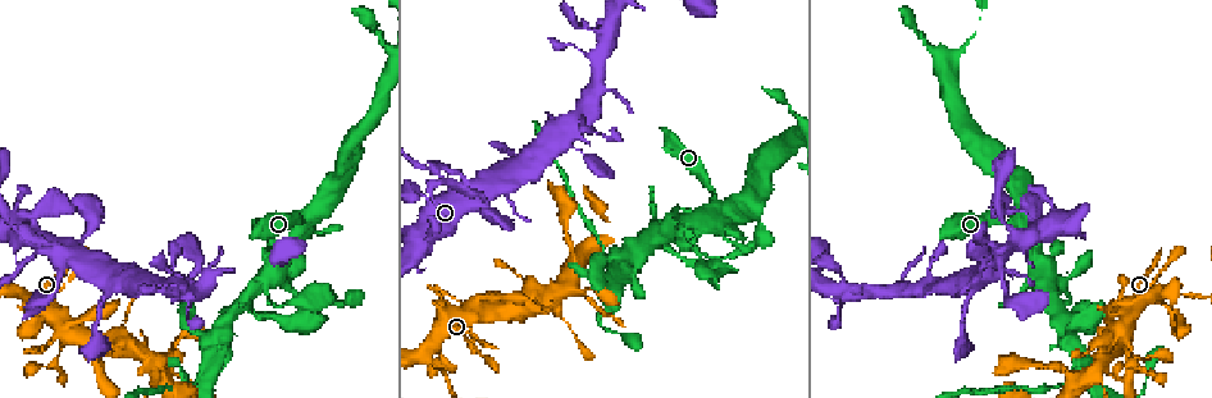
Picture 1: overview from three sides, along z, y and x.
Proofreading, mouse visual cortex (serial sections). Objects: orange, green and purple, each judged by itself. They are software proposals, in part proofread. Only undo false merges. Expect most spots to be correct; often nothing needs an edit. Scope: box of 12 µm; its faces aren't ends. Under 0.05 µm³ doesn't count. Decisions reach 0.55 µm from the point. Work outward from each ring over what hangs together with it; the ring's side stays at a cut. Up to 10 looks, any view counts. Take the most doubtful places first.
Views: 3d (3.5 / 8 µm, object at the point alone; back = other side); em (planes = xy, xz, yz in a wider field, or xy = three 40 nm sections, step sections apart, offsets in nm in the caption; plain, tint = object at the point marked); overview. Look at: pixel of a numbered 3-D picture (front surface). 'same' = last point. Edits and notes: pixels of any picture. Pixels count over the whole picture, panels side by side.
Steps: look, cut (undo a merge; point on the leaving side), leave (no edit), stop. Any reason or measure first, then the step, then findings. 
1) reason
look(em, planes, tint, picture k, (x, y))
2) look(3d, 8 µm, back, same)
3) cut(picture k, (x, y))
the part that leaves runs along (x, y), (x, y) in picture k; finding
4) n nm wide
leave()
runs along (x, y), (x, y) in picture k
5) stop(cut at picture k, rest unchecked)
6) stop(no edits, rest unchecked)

sharp bend
look(3d, 8 µm, picture 1, (979, 253))

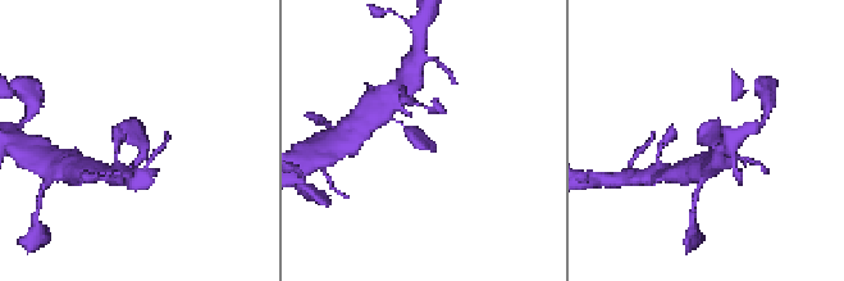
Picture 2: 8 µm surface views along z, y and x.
look(3d, 3.5 µm, picture 2, (139, 142))

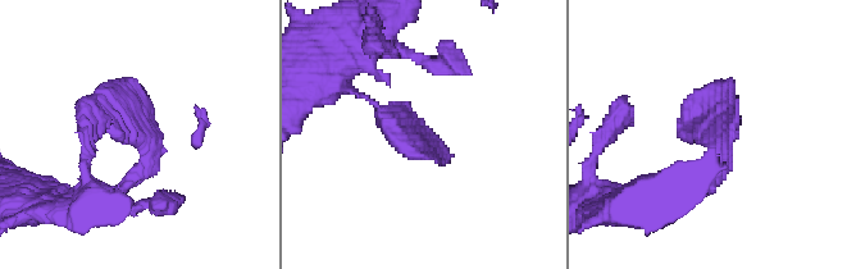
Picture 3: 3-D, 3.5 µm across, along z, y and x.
need the tissue
look(em, xy, step 3, tint, picture 3, (424, 137))

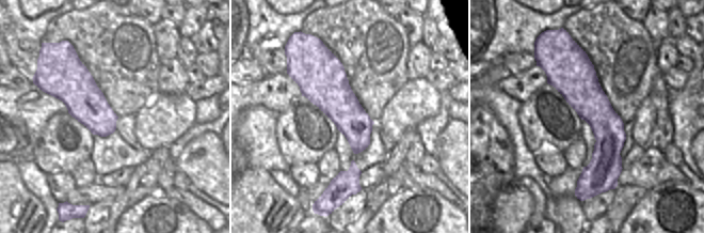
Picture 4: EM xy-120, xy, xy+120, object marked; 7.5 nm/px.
leave()
runs along (574, 49), (604, 121), (588, 186) in picture 4; continuous, no second cell

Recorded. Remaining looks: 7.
narrows sharply
look(3d, 3.5 µm, picture 1, (57, 356))

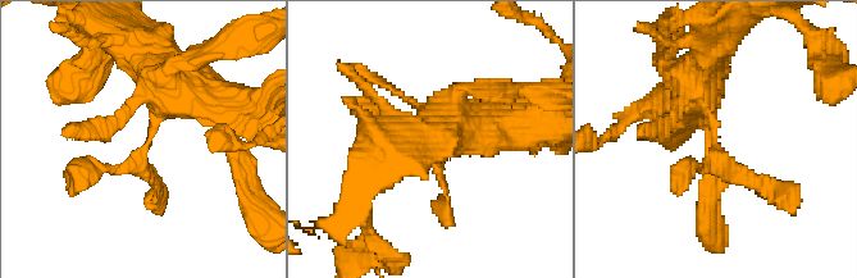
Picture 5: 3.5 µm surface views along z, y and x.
shape alone is not enough
look(em, xy, step 1, tint, picture 5, (715, 143))

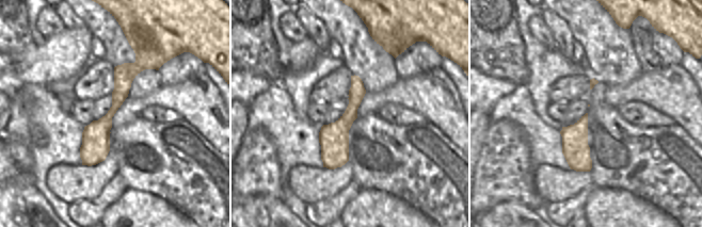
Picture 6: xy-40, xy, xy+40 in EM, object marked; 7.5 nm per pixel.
look(em, xy, step 3, tint, same)

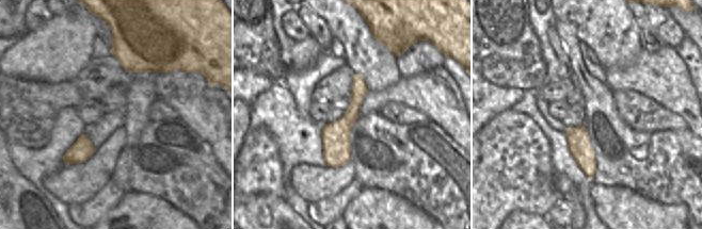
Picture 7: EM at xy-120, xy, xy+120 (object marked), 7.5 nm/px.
220 nm wide
leave()
runs along (357, 77), (353, 112), (328, 163) in picture 7; all the same cell

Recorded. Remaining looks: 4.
two arms at a narrow angle
look(3d, 3.5 µm, picture 1, (1014, 222))

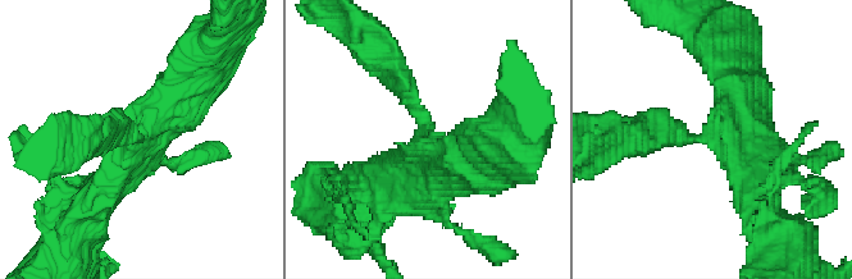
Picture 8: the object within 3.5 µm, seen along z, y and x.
now the EM
look(em, xy, step 1, tint, picture 8, (716, 141))

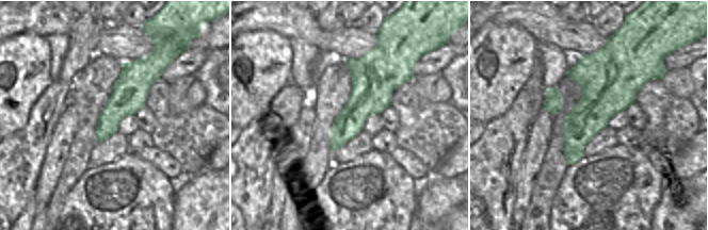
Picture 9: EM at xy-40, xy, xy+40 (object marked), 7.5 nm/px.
leave()
runs along (149, 61), (98, 138) in picture 9; all the same cell

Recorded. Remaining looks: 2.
narrows sharply
look(3d, 8 µm, picture 1, (605, 248))

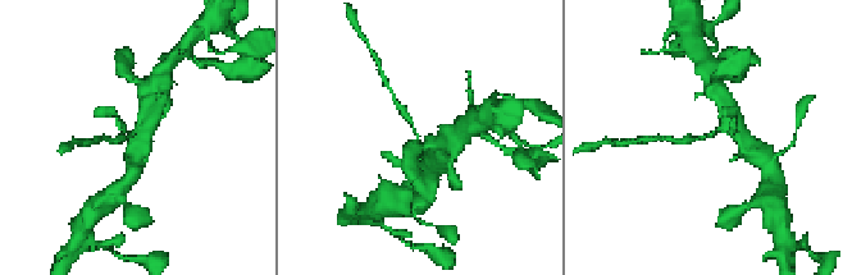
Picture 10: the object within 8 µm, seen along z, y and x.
zoom in
look(3d, 3.5 µm, picture 10, (417, 135))

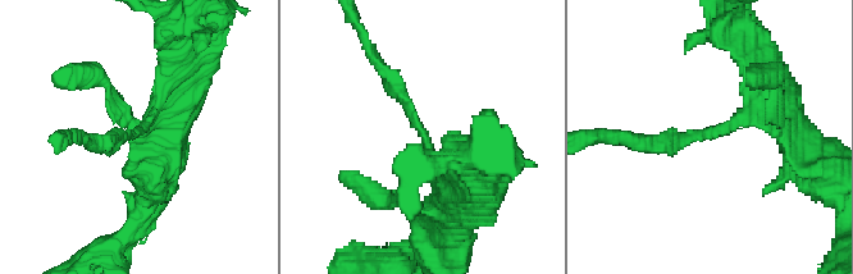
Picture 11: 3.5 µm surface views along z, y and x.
arms of 200, 300 nm
cut(picture 11, (687, 140))
the part that leaves runs along (728, 126), (656, 145), (629, 137) in picture 11; two cells meet here

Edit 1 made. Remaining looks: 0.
stop(cut at picture 11, rest unchecked)

